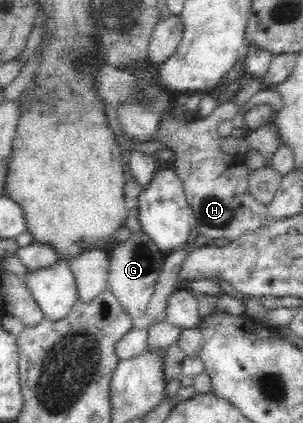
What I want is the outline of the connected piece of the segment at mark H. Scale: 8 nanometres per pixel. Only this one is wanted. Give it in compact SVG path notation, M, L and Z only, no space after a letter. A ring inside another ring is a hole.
M258 91L251 97L246 106L238 106L231 100L226 101L223 105L218 105L210 115L202 117L197 121L187 120L183 118L176 120L173 112L168 112L159 119L157 125L157 134L155 139L159 140L165 149L169 149L175 153L175 172L184 185L184 194L188 204L191 206L193 213L194 226L196 234L201 234L208 239L217 239L226 237L229 241L233 241L241 237L246 231L257 229L267 218L268 211L265 205L257 201L248 191L248 173L242 168L242 159L239 155L229 156L220 148L220 137L217 134L217 127L223 120L231 120L238 112L245 113L251 106L255 105L271 105L275 111L283 106L281 96L275 91Z

